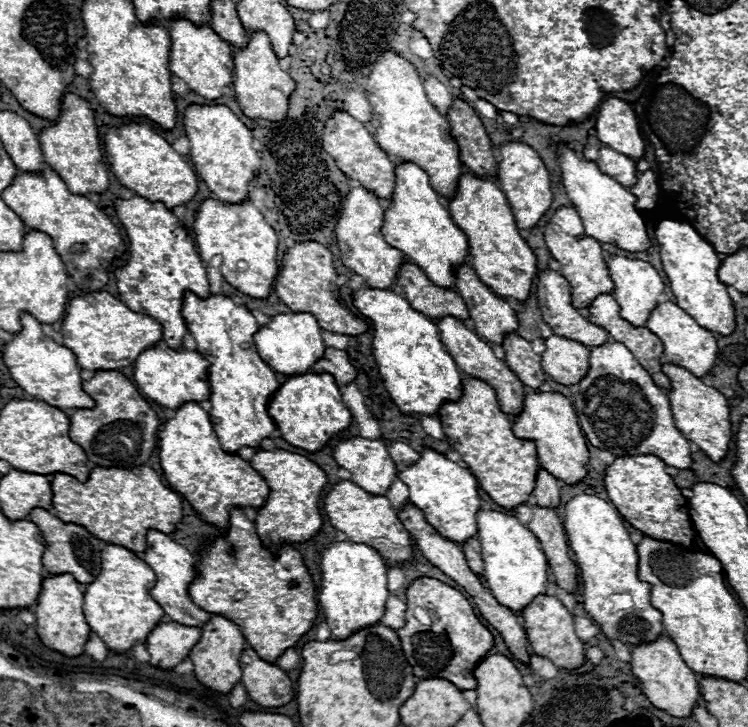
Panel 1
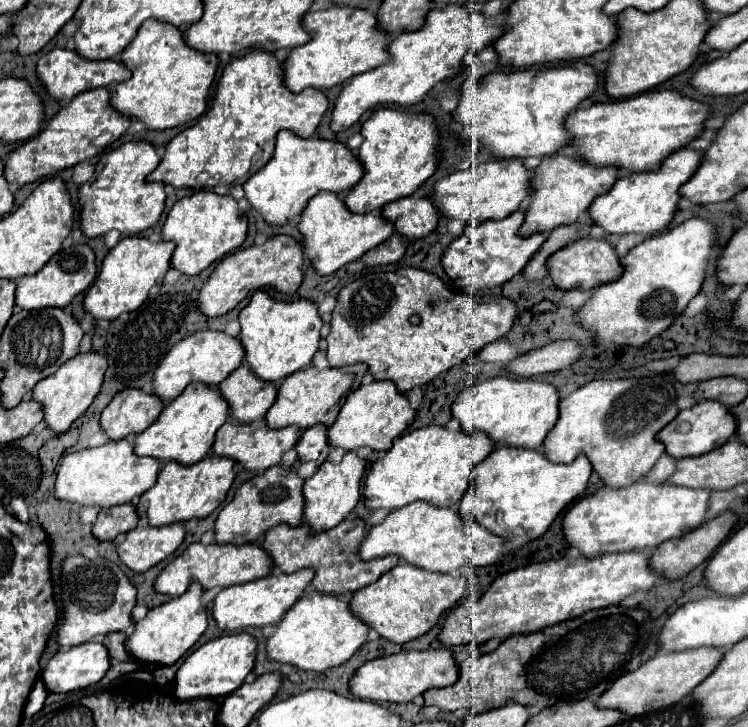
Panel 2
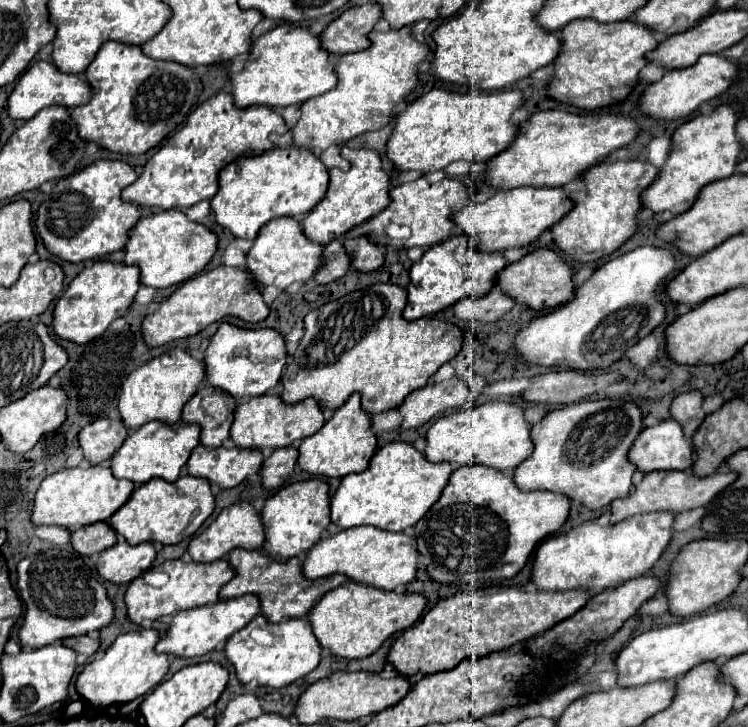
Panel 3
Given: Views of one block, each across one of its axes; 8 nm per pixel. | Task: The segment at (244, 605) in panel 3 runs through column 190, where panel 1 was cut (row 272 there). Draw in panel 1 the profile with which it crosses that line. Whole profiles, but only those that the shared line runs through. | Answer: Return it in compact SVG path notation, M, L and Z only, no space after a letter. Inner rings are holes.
M618 254L610 256L608 272L614 282L614 296L616 302L620 304L620 316L624 316L624 320L628 320L630 324L646 324L648 312L652 312L652 308L658 304L658 294L664 290L664 282L660 274L654 270L650 262L626 258Z

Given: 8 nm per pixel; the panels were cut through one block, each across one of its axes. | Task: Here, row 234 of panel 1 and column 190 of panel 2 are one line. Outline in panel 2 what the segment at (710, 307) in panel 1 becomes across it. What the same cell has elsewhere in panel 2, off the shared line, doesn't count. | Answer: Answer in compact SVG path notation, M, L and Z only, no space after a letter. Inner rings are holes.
M228 634L206 642L194 650L176 672L174 696L176 700L198 700L198 698L220 698L240 688L246 676L252 672L256 656L256 640L248 634Z

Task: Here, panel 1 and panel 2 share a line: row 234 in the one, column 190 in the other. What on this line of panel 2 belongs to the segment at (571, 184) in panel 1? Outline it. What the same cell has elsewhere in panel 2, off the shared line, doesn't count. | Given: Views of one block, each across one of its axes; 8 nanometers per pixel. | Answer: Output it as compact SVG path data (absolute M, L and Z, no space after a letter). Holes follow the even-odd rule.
M194 584L186 594L158 606L152 608L144 620L136 622L134 632L128 636L126 640L126 650L128 654L138 660L138 662L146 662L146 664L158 664L158 666L172 666L176 664L202 636L202 632L208 626L208 618L206 618L206 608L202 604L202 588L198 584Z

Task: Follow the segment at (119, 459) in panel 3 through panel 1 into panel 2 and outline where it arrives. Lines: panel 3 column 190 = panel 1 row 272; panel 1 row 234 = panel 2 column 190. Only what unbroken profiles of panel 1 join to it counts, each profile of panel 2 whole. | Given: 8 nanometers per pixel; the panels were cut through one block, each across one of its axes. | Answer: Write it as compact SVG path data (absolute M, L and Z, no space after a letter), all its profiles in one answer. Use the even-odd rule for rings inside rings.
M188 384L186 390L164 406L158 420L148 426L142 434L136 436L134 442L134 454L136 456L150 456L160 462L178 462L184 466L196 464L202 458L210 454L210 448L214 444L216 430L228 420L226 412L226 400L218 396L216 388L204 386L204 384Z

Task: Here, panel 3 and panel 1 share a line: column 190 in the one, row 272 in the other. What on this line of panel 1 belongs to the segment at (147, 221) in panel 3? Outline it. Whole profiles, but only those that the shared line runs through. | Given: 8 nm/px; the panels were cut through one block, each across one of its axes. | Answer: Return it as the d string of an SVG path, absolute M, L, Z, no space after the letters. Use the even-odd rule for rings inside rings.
M212 198L202 200L194 220L194 240L204 262L214 256L222 256L220 272L226 282L252 298L266 298L278 274L276 246L278 238L274 228L266 222L262 212L252 204L250 198L238 204L224 204Z

